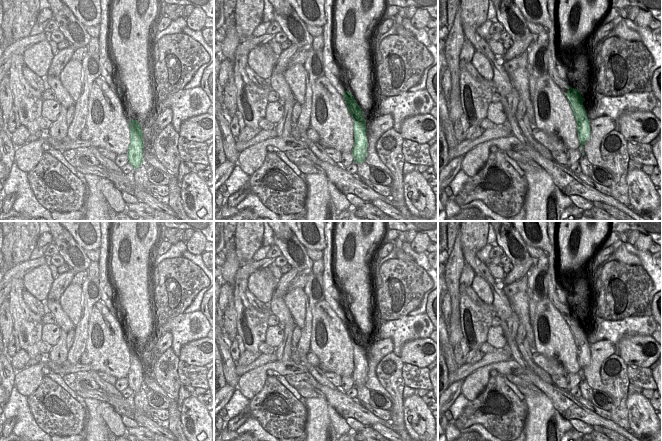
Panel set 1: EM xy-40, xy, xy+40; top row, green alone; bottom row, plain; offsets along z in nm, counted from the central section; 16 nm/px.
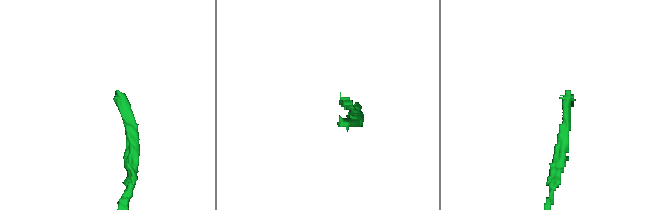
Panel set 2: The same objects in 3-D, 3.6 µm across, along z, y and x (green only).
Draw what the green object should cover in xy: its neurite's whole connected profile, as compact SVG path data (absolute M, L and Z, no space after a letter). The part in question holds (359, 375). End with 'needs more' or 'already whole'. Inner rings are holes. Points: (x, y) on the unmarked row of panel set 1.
M323 221L324 236L326 240L326 247L323 250L323 289L324 299L329 304L331 309L344 322L350 339L354 343L354 371L352 379L354 387L365 386L368 372L366 344L363 340L363 335L356 326L354 320L347 315L344 304L338 304L337 301L329 293L329 288L334 285L332 272L332 233L334 228L334 221Z | needs more

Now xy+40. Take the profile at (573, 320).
M553 251L547 253L548 258L548 271L547 271L547 284L548 284L548 299L553 306L560 312L566 320L570 330L573 334L575 344L577 347L578 364L581 368L580 373L589 364L591 352L590 344L588 343L585 331L583 329L583 322L579 314L569 310L566 305L562 304L556 295L556 283L554 278L554 254Z | needs more

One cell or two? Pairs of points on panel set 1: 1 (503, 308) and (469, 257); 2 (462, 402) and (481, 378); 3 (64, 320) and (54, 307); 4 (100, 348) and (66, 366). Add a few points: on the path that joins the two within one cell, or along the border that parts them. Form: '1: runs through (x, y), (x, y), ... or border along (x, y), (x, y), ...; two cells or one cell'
1: runs through (499, 295), (496, 286), (482, 270); one cell
2: border along (461, 392), (469, 401); two cells
3: runs through (61, 317), (55, 310); one cell
4: runs through (98, 359), (90, 367), (77, 367); one cell

